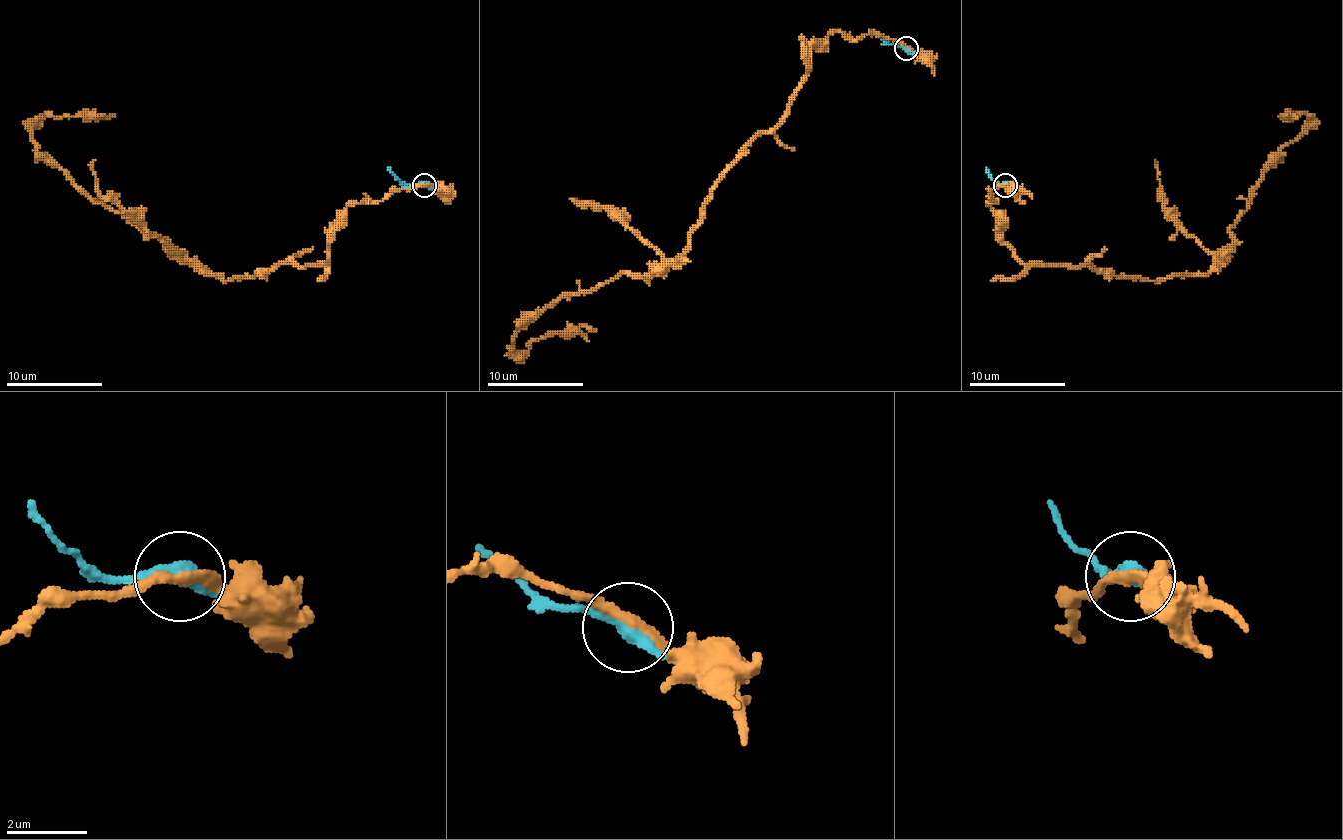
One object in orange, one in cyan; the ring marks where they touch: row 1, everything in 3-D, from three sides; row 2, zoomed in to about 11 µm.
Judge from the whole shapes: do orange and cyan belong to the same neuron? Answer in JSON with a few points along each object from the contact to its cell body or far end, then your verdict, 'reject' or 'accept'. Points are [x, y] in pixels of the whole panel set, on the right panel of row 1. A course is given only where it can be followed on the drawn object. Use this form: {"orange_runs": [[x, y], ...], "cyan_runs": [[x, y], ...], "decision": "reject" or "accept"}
{"orange_runs": [[1005, 186], [988, 203], [1025, 264], [1203, 276], [1230, 249], [1268, 162], [1307, 124], [1285, 114]], "cyan_runs": [[1005, 184], [998, 184], [986, 167]], "decision": "reject"}

